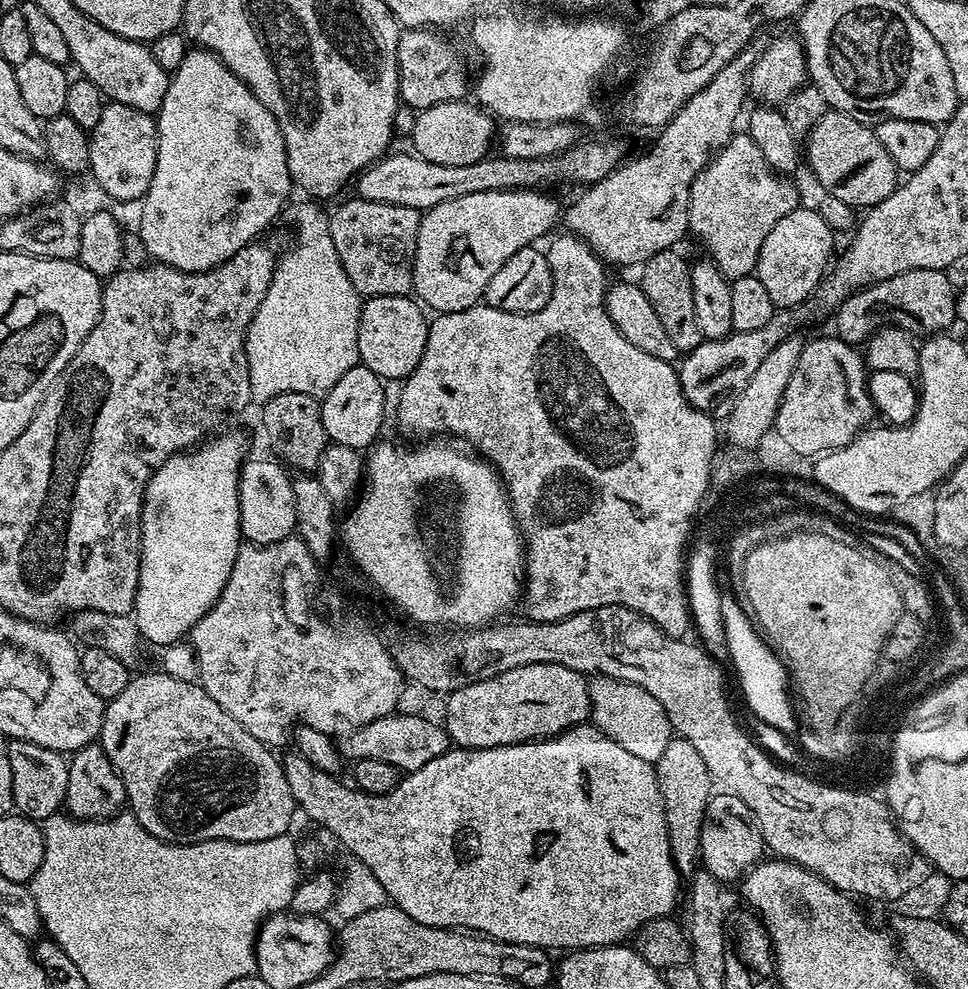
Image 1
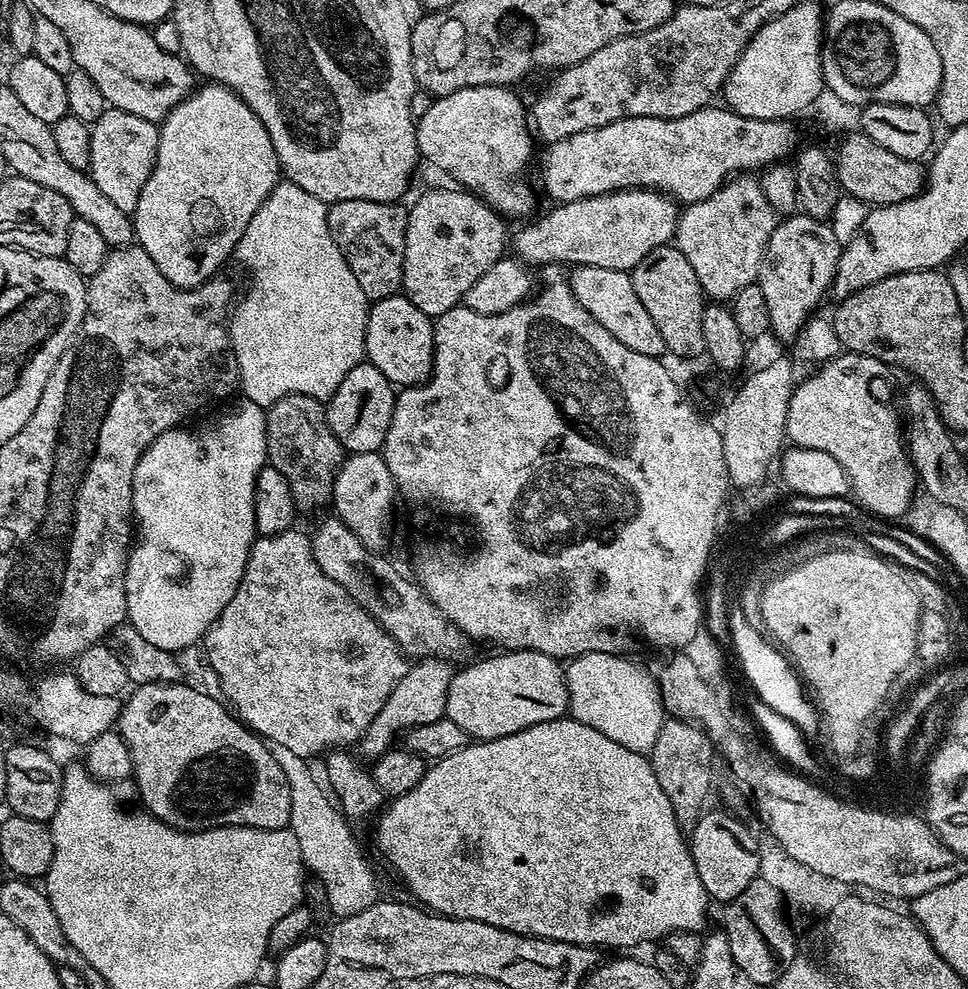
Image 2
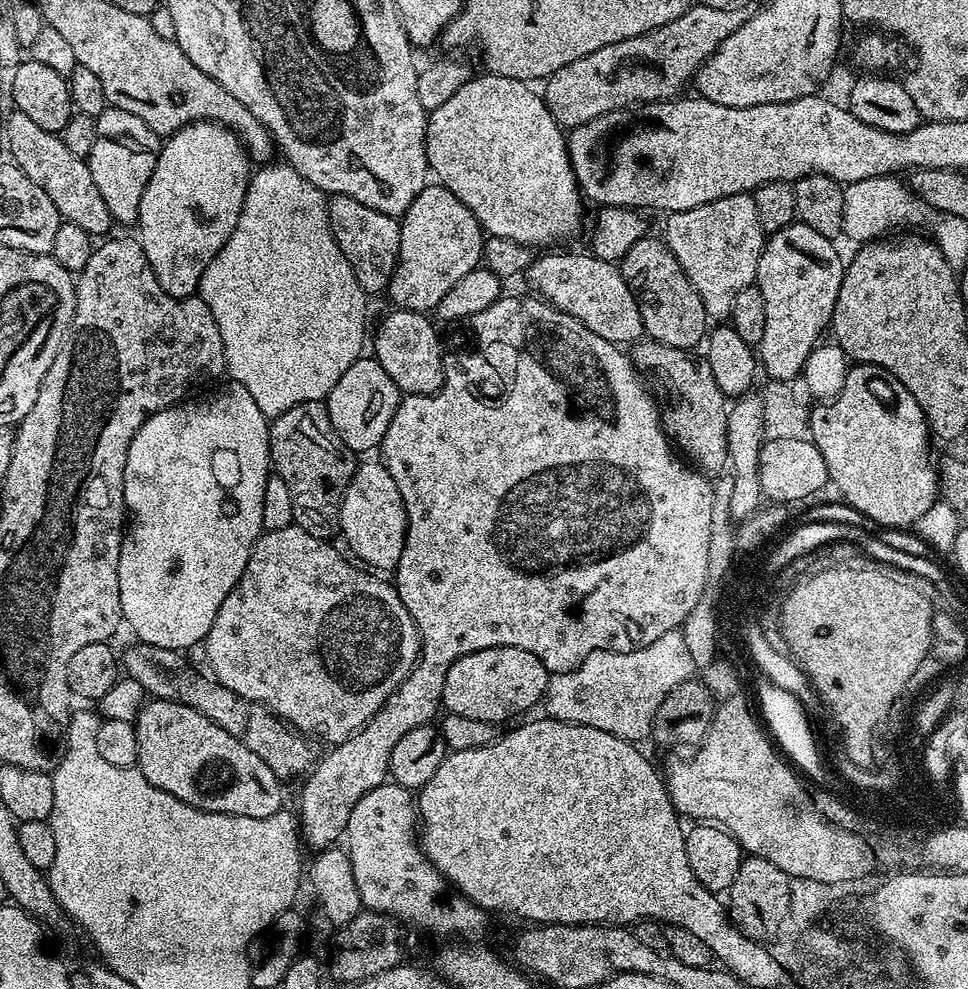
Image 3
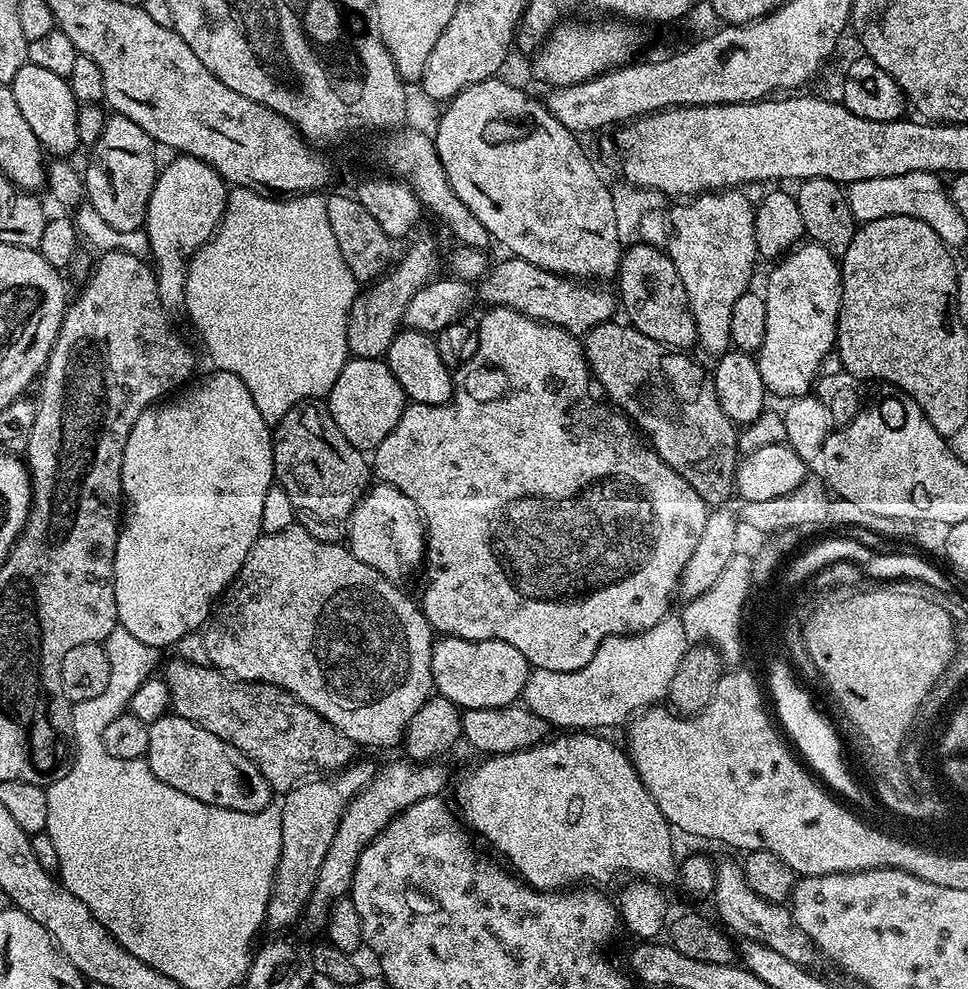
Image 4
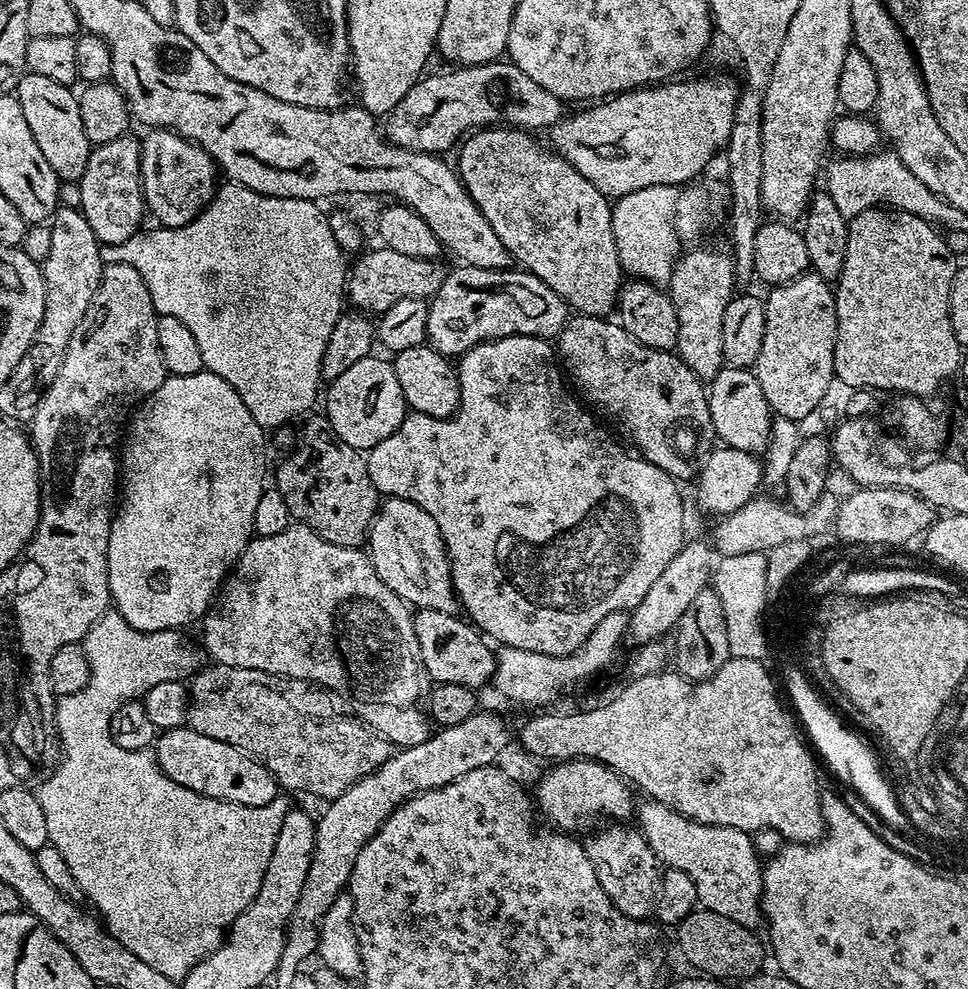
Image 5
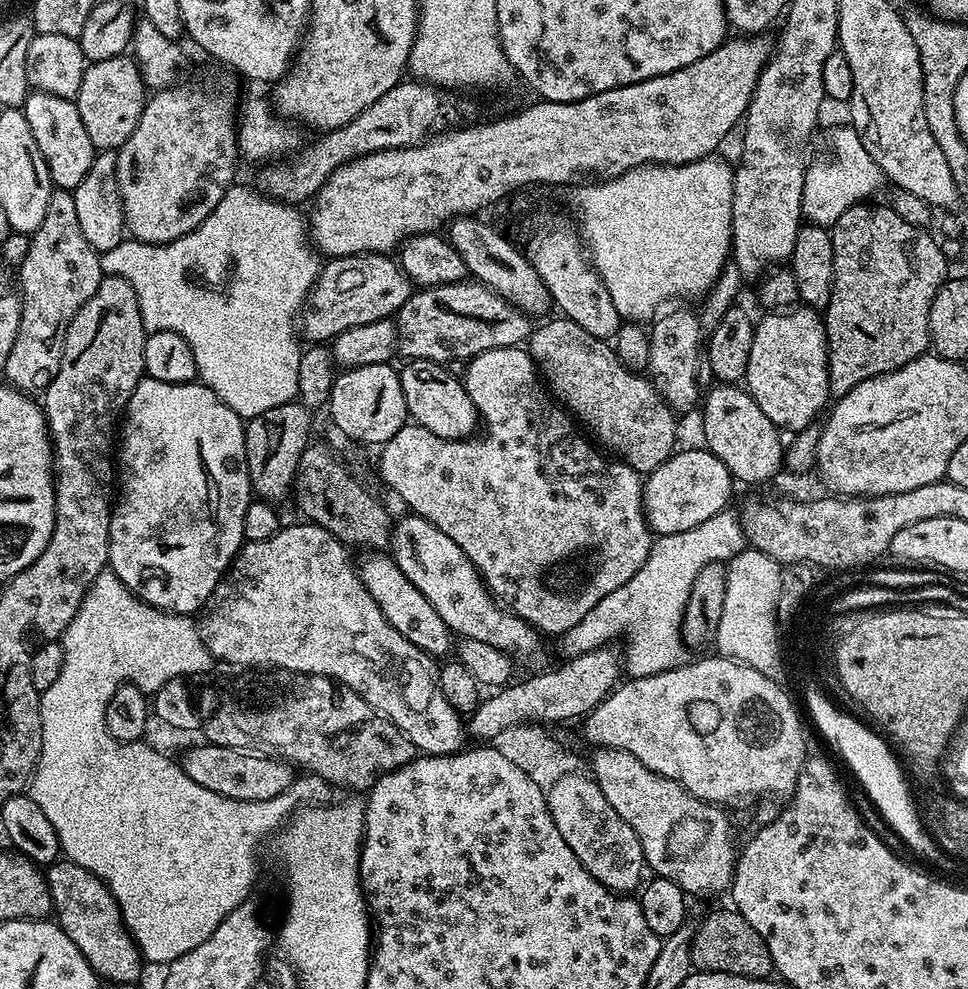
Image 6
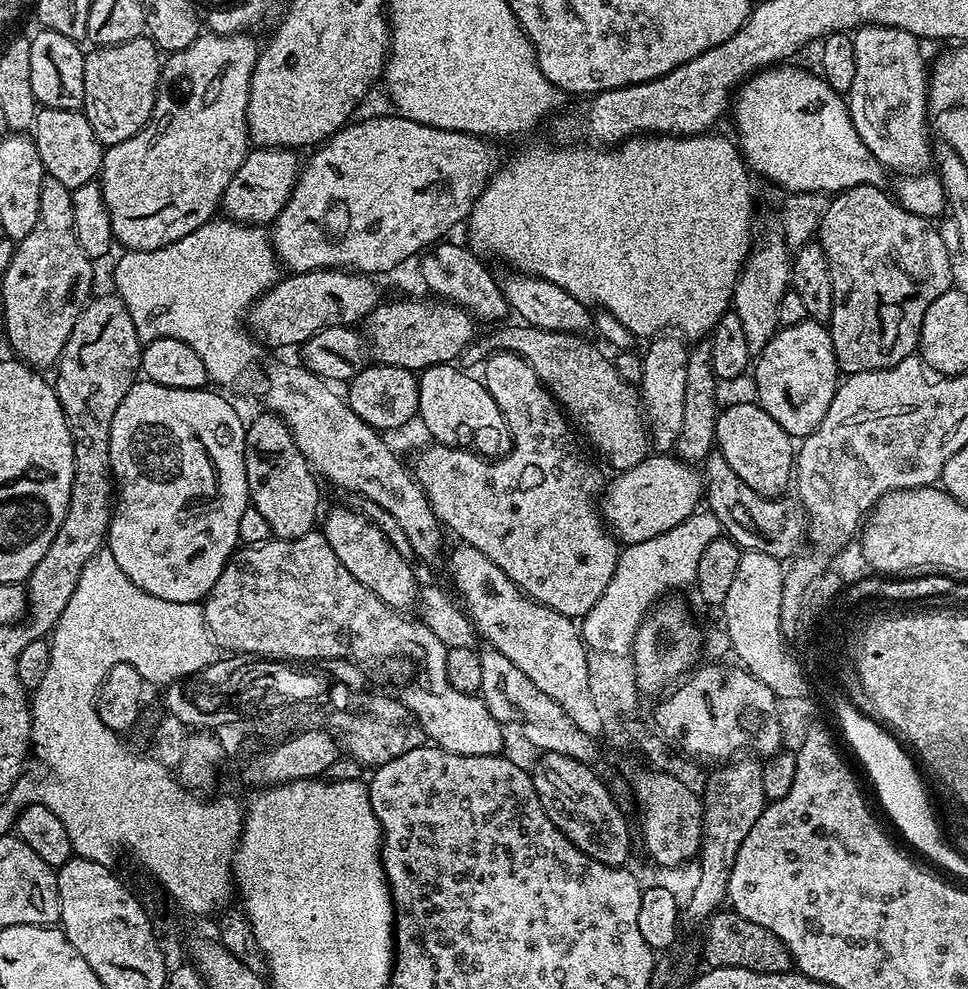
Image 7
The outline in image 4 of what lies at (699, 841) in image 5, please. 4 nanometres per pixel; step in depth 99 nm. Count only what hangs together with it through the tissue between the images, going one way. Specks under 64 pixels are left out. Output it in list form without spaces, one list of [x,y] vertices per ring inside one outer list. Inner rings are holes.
[[[732,860],[726,861],[725,864],[722,864],[722,862],[716,864],[716,890],[714,893],[714,901],[715,900],[716,908],[720,911],[720,917],[718,917],[719,923],[723,925],[729,933],[739,937],[740,940],[762,942],[762,946],[770,946],[770,950],[778,950],[778,954],[790,958],[790,962],[794,962],[803,968],[811,969],[813,967],[812,963],[818,960],[818,953],[814,942],[796,924],[796,920],[792,917],[791,911],[779,903],[764,900],[758,893],[755,893],[747,884],[747,880],[744,877],[744,869],[737,861],[736,864]]]

